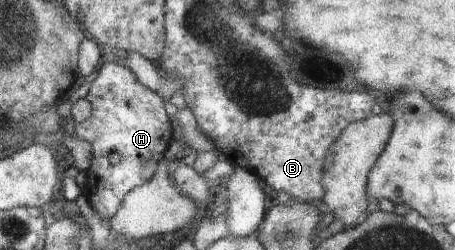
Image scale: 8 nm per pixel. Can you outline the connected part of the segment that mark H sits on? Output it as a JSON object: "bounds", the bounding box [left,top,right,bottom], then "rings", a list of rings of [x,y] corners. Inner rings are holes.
{"bounds":[75,60,174,219],"rings":[[[125,60],[104,63],[87,98],[93,103],[92,117],[77,123],[75,128],[75,135],[93,143],[93,164],[87,172],[83,193],[96,214],[102,219],[111,219],[120,211],[129,191],[141,188],[152,178],[157,164],[163,160],[174,140],[173,120],[165,108],[169,100],[137,80]],[[113,152],[119,154],[119,162],[115,164]]]}

